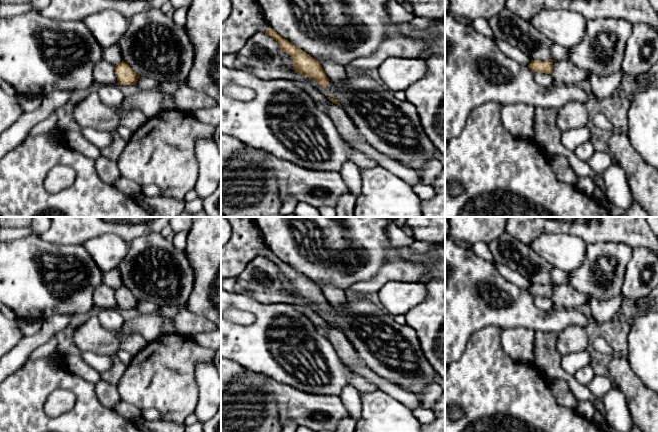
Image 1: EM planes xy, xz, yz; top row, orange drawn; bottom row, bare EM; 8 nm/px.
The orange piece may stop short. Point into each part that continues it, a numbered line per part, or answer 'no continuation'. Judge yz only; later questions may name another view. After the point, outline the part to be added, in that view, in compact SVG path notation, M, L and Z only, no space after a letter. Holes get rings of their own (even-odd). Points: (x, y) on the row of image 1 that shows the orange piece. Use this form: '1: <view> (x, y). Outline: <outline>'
1: yz (564, 72). Outline: M554 61L551 74L555 84L576 85L589 79L588 72L577 67L575 64L566 61Z

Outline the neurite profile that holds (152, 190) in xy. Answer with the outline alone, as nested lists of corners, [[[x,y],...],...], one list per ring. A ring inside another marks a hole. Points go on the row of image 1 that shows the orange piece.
[[[142,185],[143,197],[157,197],[162,196],[162,190],[157,185]]]

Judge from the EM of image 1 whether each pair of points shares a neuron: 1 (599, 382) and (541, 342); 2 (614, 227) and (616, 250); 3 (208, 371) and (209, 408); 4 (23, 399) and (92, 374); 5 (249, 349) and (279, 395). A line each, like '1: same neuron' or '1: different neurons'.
1: different neurons
2: different neurons
3: same neuron
4: different neurons
5: different neurons

